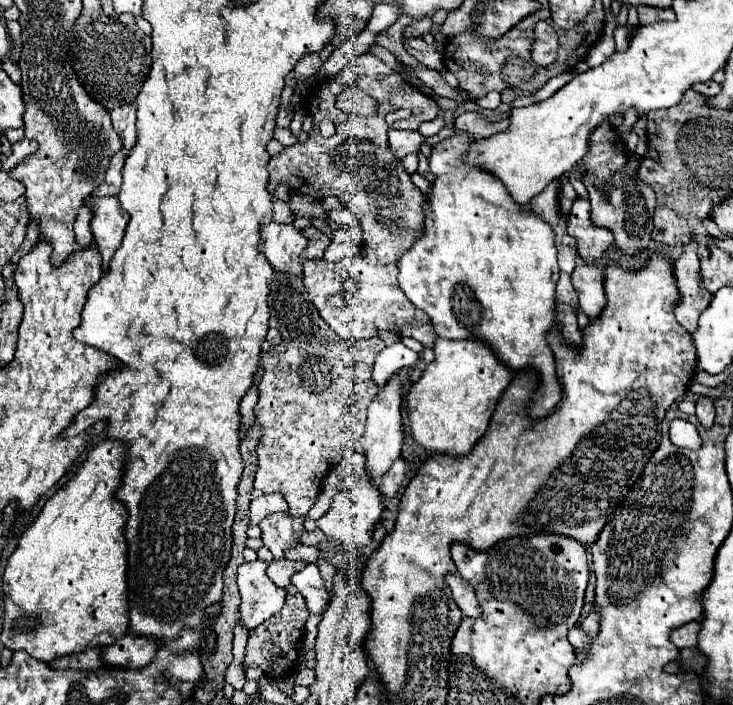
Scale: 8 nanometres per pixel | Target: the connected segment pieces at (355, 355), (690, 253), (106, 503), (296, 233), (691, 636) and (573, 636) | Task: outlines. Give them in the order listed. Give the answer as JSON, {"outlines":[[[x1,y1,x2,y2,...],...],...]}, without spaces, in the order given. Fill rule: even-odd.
{"outlines":[[[313,337,311,341,303,341,301,349,295,349,289,357,283,353,265,353,263,355,263,381,259,383,259,401,255,405,255,417,261,425,261,445,257,447,259,469,255,475,255,489,263,493,283,493,289,503,291,517,305,517,313,507,323,477,339,465,343,451,353,447,363,453,361,437,365,433,367,421,367,405,373,401,379,391,377,383,371,379,375,357,381,349,385,349,385,341,381,337,371,337,363,341,345,341,337,337,337,345,331,347,329,341]],[[691,237,687,245,683,245,683,253,675,261,673,273,677,277,677,285,681,293,681,301,675,307,675,317,689,333,693,333,699,325,699,315,711,303,713,297,705,287,701,287,703,277,701,277,695,237]],[[103,439,21,535,3,573,1,641,5,647,23,649,51,663,91,645,111,645,127,633,125,523,129,515,115,499,127,453,127,441]],[[269,221,263,227,263,253,267,261,285,273,299,275,299,255,307,247,307,237,293,223]],[[691,621,691,623,681,625,679,629,675,629,675,631,671,633,671,641,673,641,679,649,695,647,695,645,697,645,697,631,699,631,699,621]],[[575,625,575,627,569,631,569,643,571,643,575,649,581,649,581,647,589,649,589,647,587,647,587,641,589,641,589,637,579,629,579,625]]]}

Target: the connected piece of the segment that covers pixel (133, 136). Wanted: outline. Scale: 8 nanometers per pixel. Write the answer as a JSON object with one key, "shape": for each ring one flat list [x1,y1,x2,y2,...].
{"shape":[[125,103,125,105,119,105,111,111,111,119,113,119,113,125,115,129,119,129,121,137,123,137,123,149,131,151,131,147,135,145,137,141,137,105,135,103]]}

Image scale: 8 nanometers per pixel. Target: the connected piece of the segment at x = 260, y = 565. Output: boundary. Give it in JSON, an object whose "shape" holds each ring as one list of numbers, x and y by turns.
{"shape":[[253,561,243,563,237,571,237,585,241,593,239,625,245,629,259,627,265,619,275,615,287,597,287,591,277,587,265,573,267,563]]}

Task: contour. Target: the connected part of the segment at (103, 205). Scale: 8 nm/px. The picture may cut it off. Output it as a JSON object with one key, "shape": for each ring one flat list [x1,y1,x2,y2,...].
{"shape":[[101,197,101,199,87,199,93,207,93,219,91,219,91,233,95,237,95,243,103,255,101,267,107,269,111,257,121,245,125,227,127,227,127,213,119,205,117,197]]}

